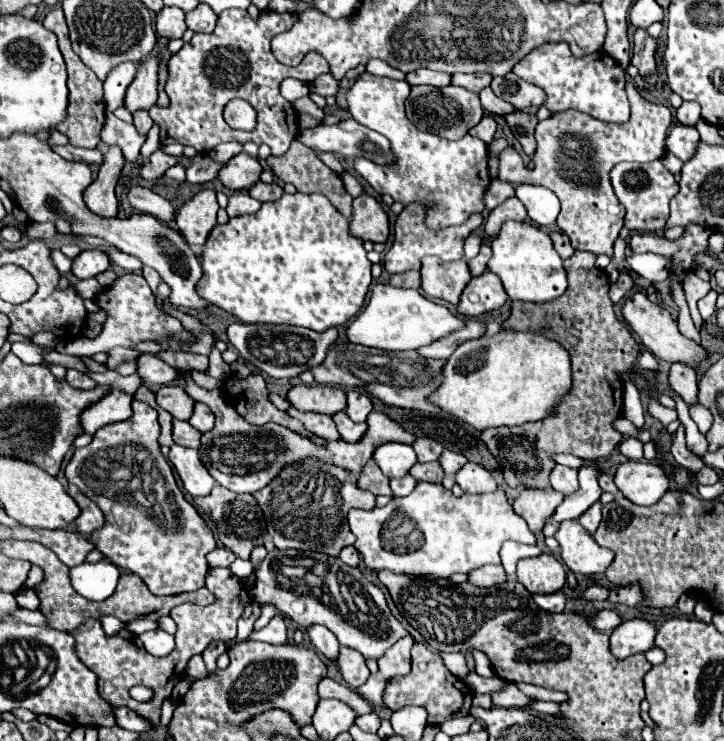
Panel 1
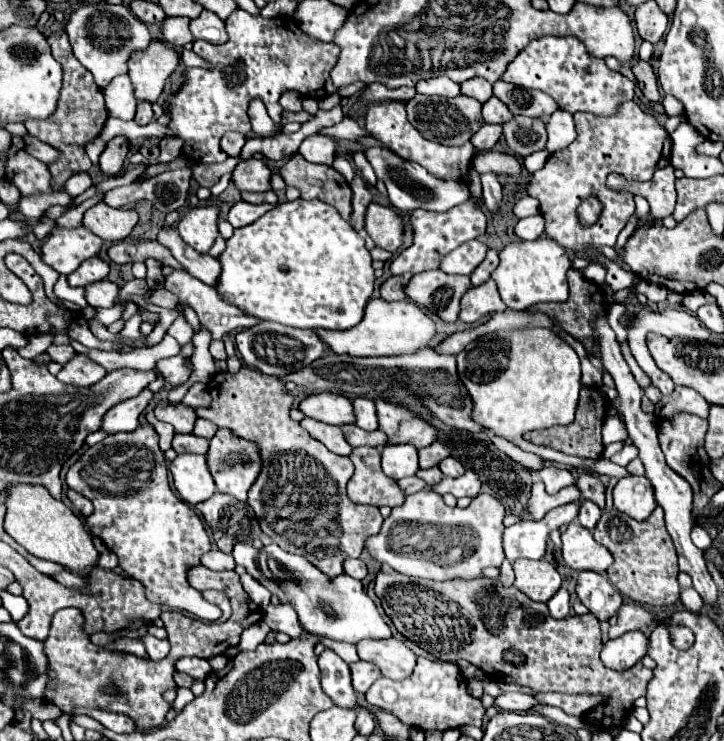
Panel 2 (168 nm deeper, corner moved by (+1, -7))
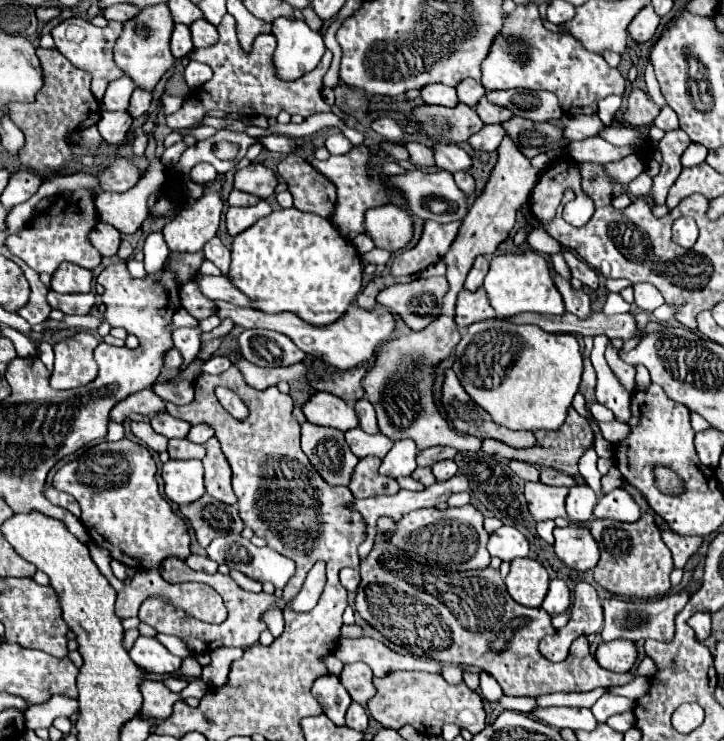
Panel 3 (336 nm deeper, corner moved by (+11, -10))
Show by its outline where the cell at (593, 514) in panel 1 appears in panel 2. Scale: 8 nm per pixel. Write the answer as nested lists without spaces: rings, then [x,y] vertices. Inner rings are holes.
[[[583,500],[581,502],[579,516],[577,516],[577,522],[581,526],[585,526],[587,530],[593,530],[597,520],[599,520],[599,516],[601,516],[601,510],[599,510],[599,506],[595,502],[591,502],[591,500]]]

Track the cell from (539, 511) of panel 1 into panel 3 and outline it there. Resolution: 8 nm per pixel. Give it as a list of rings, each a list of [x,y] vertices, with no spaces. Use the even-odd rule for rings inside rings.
[[[525,483],[525,499],[535,521],[565,517],[565,487],[549,487],[543,483]]]

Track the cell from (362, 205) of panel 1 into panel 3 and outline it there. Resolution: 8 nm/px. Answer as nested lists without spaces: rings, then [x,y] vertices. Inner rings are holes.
[[[381,205],[365,213],[365,233],[373,239],[375,247],[395,253],[411,241],[413,221],[405,209]]]

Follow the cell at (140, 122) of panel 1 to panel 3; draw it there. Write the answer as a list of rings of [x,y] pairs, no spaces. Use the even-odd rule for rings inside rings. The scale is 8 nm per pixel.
[[[135,89],[133,95],[131,95],[131,105],[129,105],[129,115],[133,119],[141,117],[147,113],[149,109],[149,103],[151,103],[151,93],[147,91],[141,91],[141,89]]]

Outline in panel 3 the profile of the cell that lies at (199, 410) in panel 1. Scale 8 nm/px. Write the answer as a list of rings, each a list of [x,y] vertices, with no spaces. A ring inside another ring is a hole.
[[[193,425],[187,435],[187,439],[193,443],[205,443],[211,437],[213,437],[213,429],[209,425]]]

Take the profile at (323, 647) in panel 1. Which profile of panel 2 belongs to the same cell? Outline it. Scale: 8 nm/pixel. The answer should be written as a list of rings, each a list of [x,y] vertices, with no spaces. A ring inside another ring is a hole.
[[[325,650],[319,656],[319,668],[321,668],[323,692],[333,700],[333,704],[339,708],[355,710],[359,702],[351,686],[349,666],[333,650]]]

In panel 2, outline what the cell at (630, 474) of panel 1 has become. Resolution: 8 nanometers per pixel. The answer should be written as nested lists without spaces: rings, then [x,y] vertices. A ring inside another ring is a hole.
[[[645,476],[621,478],[613,488],[613,502],[619,512],[635,520],[645,520],[655,510],[655,496]]]

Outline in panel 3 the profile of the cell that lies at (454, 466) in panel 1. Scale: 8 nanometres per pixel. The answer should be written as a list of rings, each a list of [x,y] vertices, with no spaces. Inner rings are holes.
[[[453,461],[435,463],[431,469],[433,469],[433,475],[435,475],[437,481],[447,481],[447,479],[451,479],[457,473],[457,465]]]

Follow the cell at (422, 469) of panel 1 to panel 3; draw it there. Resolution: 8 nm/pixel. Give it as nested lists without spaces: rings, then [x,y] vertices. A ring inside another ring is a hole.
[[[417,467],[413,473],[411,473],[411,477],[413,479],[417,479],[417,481],[421,481],[425,487],[429,487],[429,485],[433,485],[435,483],[435,477],[433,477],[433,473],[431,473],[431,469],[429,467]]]

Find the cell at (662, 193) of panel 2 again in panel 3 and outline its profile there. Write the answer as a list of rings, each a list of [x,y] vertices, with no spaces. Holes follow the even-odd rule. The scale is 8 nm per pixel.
[[[683,129],[669,131],[659,141],[658,150],[663,158],[663,165],[661,165],[661,171],[653,177],[653,185],[651,185],[651,191],[647,195],[651,205],[663,205],[665,203],[669,187],[673,185],[673,181],[682,171],[681,155],[689,143],[691,143],[691,139],[685,135]]]

